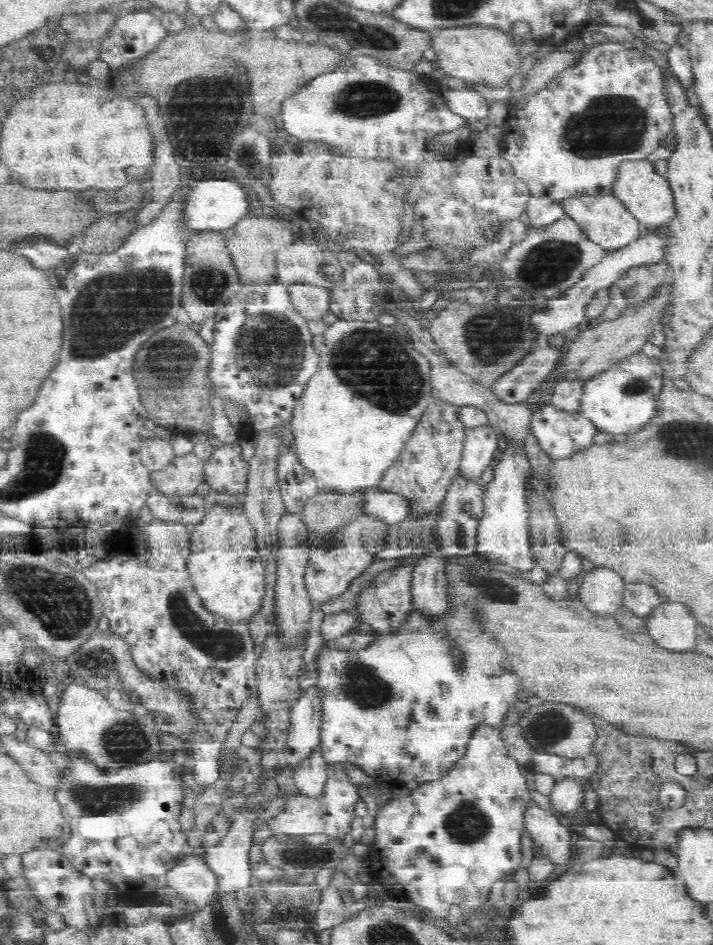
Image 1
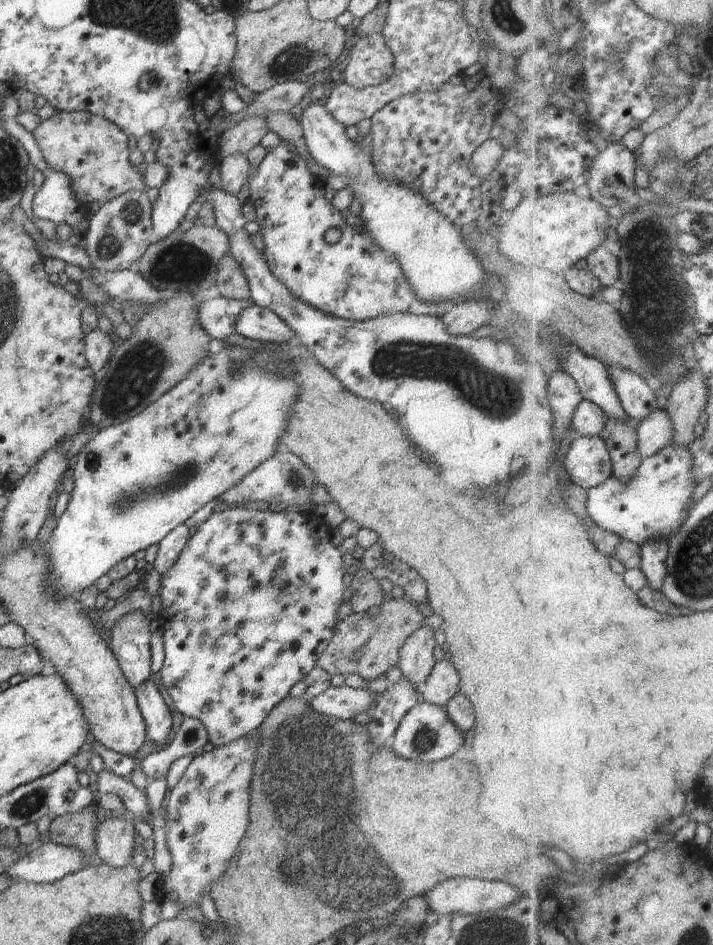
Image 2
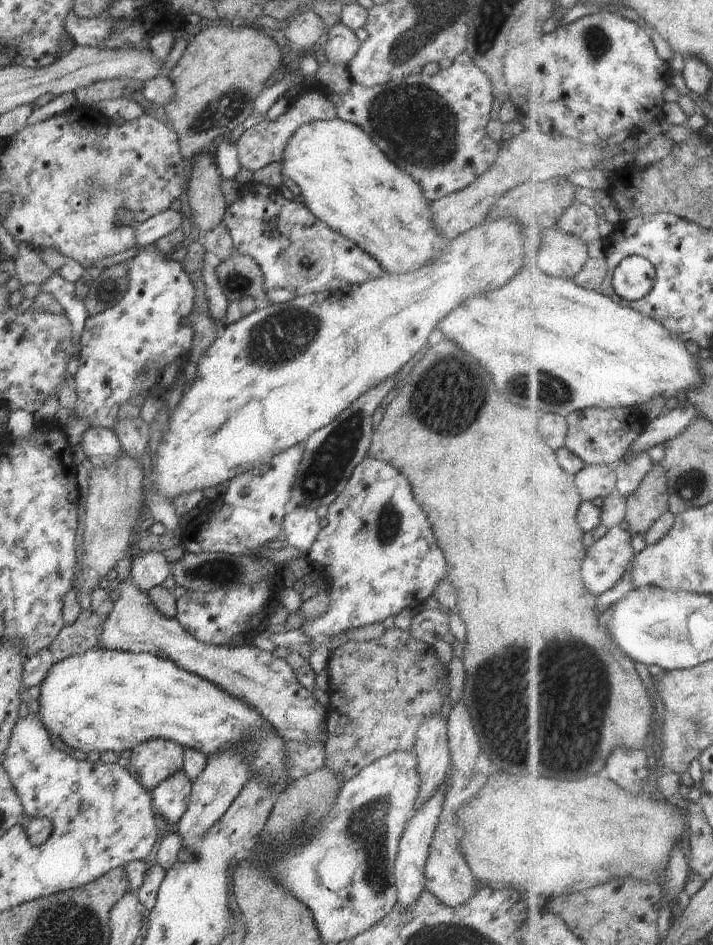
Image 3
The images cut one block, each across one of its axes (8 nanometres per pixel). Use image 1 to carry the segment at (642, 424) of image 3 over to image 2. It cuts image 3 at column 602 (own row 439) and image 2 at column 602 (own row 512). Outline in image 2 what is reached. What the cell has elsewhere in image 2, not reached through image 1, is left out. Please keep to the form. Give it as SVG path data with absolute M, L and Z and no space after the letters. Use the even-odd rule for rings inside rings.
M585 398L573 418L574 435L601 436L608 419L609 414L599 404Z

